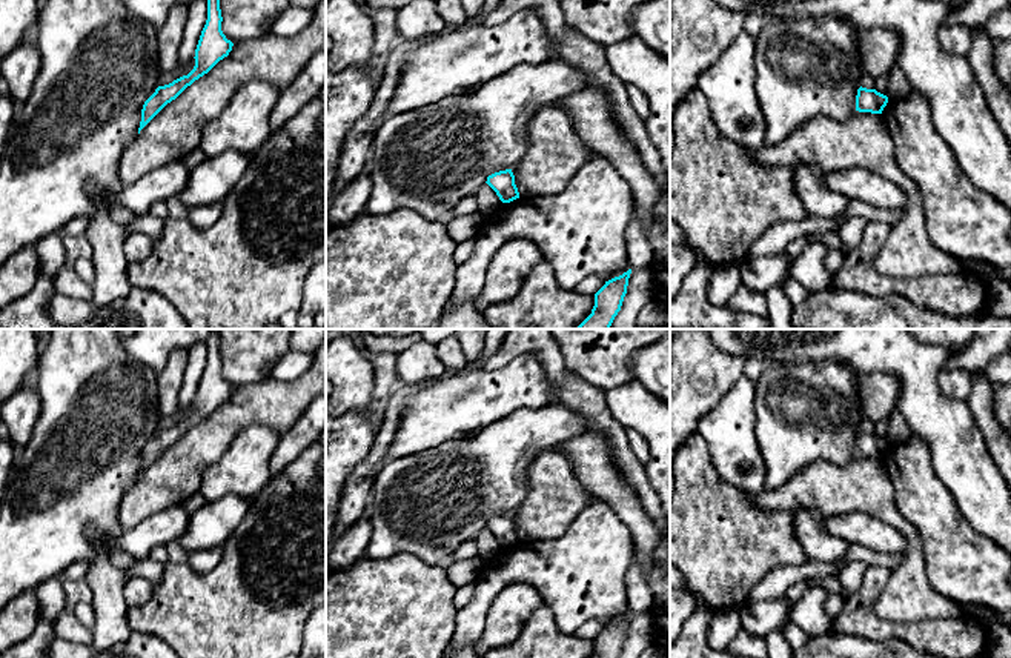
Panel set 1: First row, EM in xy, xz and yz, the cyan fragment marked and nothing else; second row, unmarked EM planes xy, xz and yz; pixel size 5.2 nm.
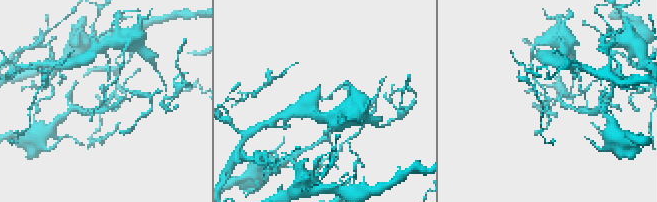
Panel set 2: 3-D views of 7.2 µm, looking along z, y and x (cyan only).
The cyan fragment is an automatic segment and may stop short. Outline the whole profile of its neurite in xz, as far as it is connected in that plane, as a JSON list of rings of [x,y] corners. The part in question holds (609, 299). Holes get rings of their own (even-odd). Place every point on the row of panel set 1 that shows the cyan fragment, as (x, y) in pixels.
[[[631,269],[615,277],[595,294],[592,314],[576,329],[610,329],[627,294]]]

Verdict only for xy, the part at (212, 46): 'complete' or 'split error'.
complete

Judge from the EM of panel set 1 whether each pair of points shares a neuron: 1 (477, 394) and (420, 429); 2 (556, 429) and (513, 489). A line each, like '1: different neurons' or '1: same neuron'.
1: same neuron
2: same neuron

